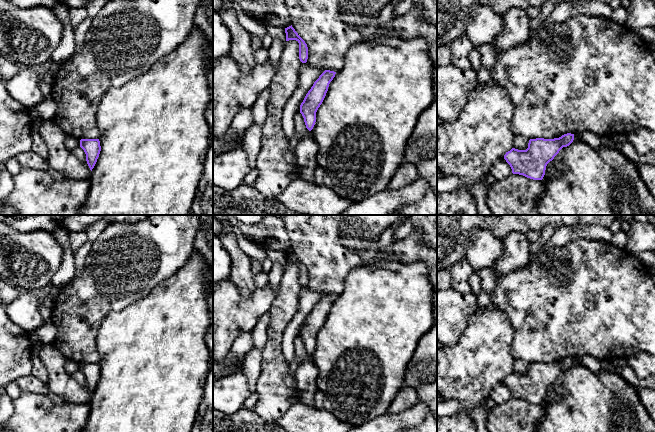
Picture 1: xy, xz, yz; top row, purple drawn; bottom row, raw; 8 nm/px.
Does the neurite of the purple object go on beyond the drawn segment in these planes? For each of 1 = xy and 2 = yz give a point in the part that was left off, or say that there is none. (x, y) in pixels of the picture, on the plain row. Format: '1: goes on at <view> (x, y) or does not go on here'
1: does not go on here
2: does not go on here

